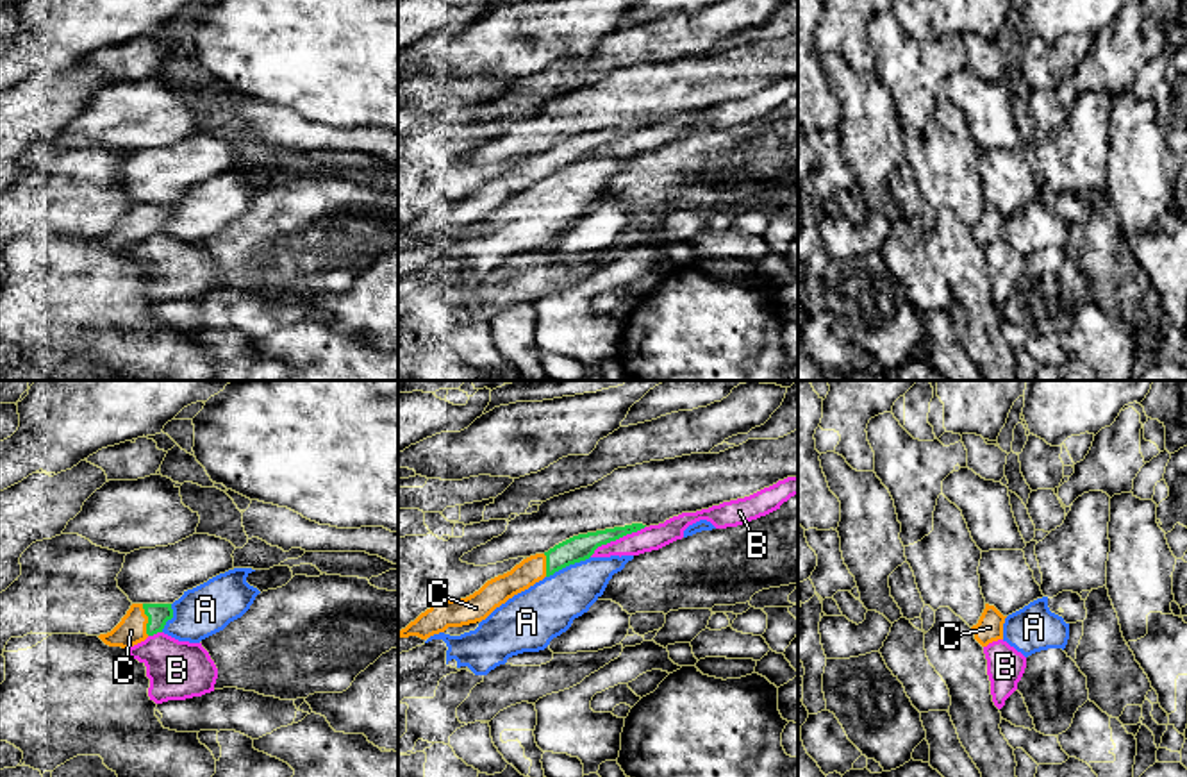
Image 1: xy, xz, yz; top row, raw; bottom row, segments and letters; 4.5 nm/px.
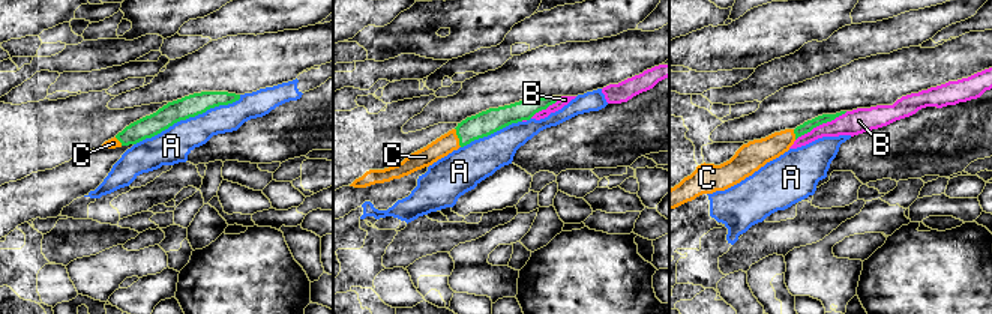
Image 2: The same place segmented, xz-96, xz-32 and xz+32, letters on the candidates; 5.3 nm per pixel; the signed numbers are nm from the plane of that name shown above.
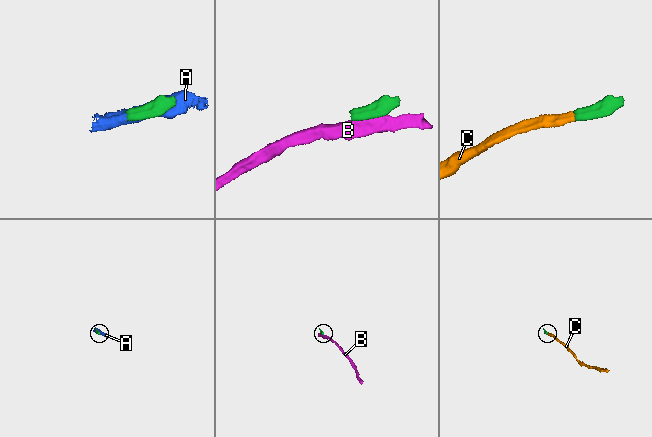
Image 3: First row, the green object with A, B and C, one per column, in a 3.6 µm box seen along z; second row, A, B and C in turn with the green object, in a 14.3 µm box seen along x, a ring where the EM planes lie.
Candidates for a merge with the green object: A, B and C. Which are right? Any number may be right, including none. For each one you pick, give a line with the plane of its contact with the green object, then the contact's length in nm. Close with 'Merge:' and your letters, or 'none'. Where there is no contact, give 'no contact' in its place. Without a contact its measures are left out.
C: xy | 150 nm
Merge: C

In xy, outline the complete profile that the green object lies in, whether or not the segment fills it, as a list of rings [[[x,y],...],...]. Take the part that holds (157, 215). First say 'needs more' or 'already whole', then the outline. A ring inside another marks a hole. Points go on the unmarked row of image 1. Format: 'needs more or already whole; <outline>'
needs more; [[[132,204],[121,221],[111,232],[98,238],[109,246],[129,248],[148,236],[162,232],[171,218],[171,204]]]

